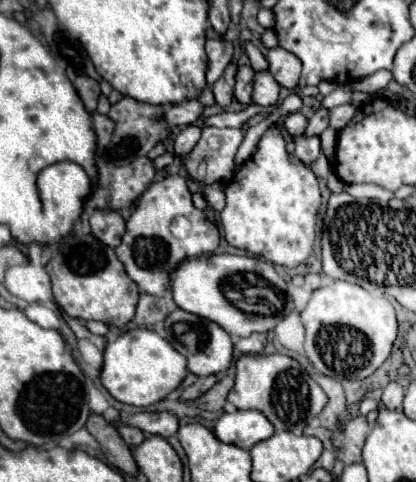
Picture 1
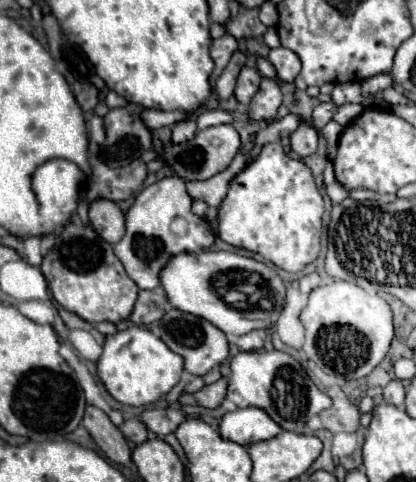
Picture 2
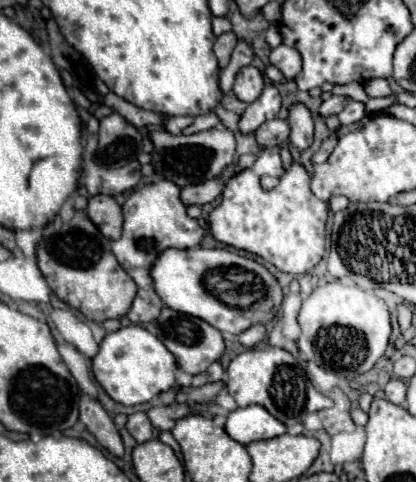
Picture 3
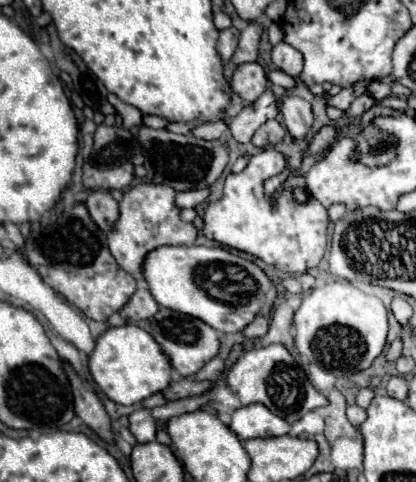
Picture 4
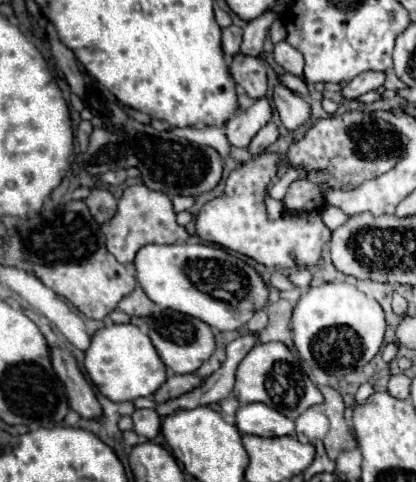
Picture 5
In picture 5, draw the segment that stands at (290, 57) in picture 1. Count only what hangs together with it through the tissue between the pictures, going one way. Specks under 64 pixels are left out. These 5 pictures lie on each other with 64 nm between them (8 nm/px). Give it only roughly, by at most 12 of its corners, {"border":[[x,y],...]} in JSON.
{"border":[[288,42],[274,46],[274,60],[290,74],[302,76],[304,56]]}

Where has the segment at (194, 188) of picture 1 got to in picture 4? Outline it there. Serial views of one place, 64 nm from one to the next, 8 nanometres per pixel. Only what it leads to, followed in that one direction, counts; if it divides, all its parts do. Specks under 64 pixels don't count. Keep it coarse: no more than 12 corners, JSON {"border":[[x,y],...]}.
{"border":[[208,190],[176,194],[178,208],[194,208],[202,204]]}

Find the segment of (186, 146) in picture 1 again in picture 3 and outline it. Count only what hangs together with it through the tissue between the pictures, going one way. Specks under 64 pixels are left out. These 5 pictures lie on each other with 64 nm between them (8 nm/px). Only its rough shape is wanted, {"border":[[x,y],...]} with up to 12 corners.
{"border":[[188,116],[170,117],[164,124],[165,129],[178,135],[186,126],[192,124]]}

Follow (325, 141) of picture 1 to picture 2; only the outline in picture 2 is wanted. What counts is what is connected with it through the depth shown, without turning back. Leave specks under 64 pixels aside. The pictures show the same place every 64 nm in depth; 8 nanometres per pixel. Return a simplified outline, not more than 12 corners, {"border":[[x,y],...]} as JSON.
{"border":[[330,120],[322,134],[326,136],[328,160],[336,154],[336,144],[344,128]]}

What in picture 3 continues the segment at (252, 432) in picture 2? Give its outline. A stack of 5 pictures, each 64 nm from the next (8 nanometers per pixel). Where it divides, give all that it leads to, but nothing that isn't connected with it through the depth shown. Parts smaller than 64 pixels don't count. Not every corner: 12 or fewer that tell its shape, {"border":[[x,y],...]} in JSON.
{"border":[[264,406],[230,412],[224,430],[236,442],[282,436],[288,428]]}

